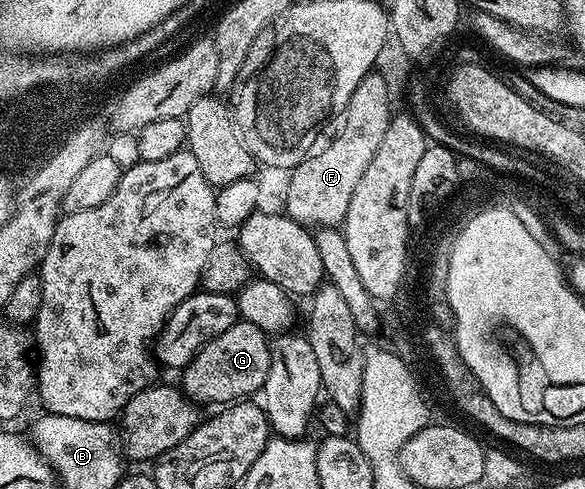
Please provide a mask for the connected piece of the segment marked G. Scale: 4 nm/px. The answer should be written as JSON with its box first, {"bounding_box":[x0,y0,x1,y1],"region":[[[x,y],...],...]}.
{"bounding_box":[178,320,271,404],"region":[[[238,320],[233,326],[226,328],[226,332],[222,332],[222,336],[214,336],[214,340],[207,342],[206,345],[189,360],[188,365],[183,367],[181,374],[184,375],[178,379],[178,382],[184,393],[197,404],[205,404],[204,402],[235,404],[241,400],[251,399],[263,391],[264,381],[270,372],[271,355],[269,335],[265,333],[265,331],[259,330],[254,324]]]}

